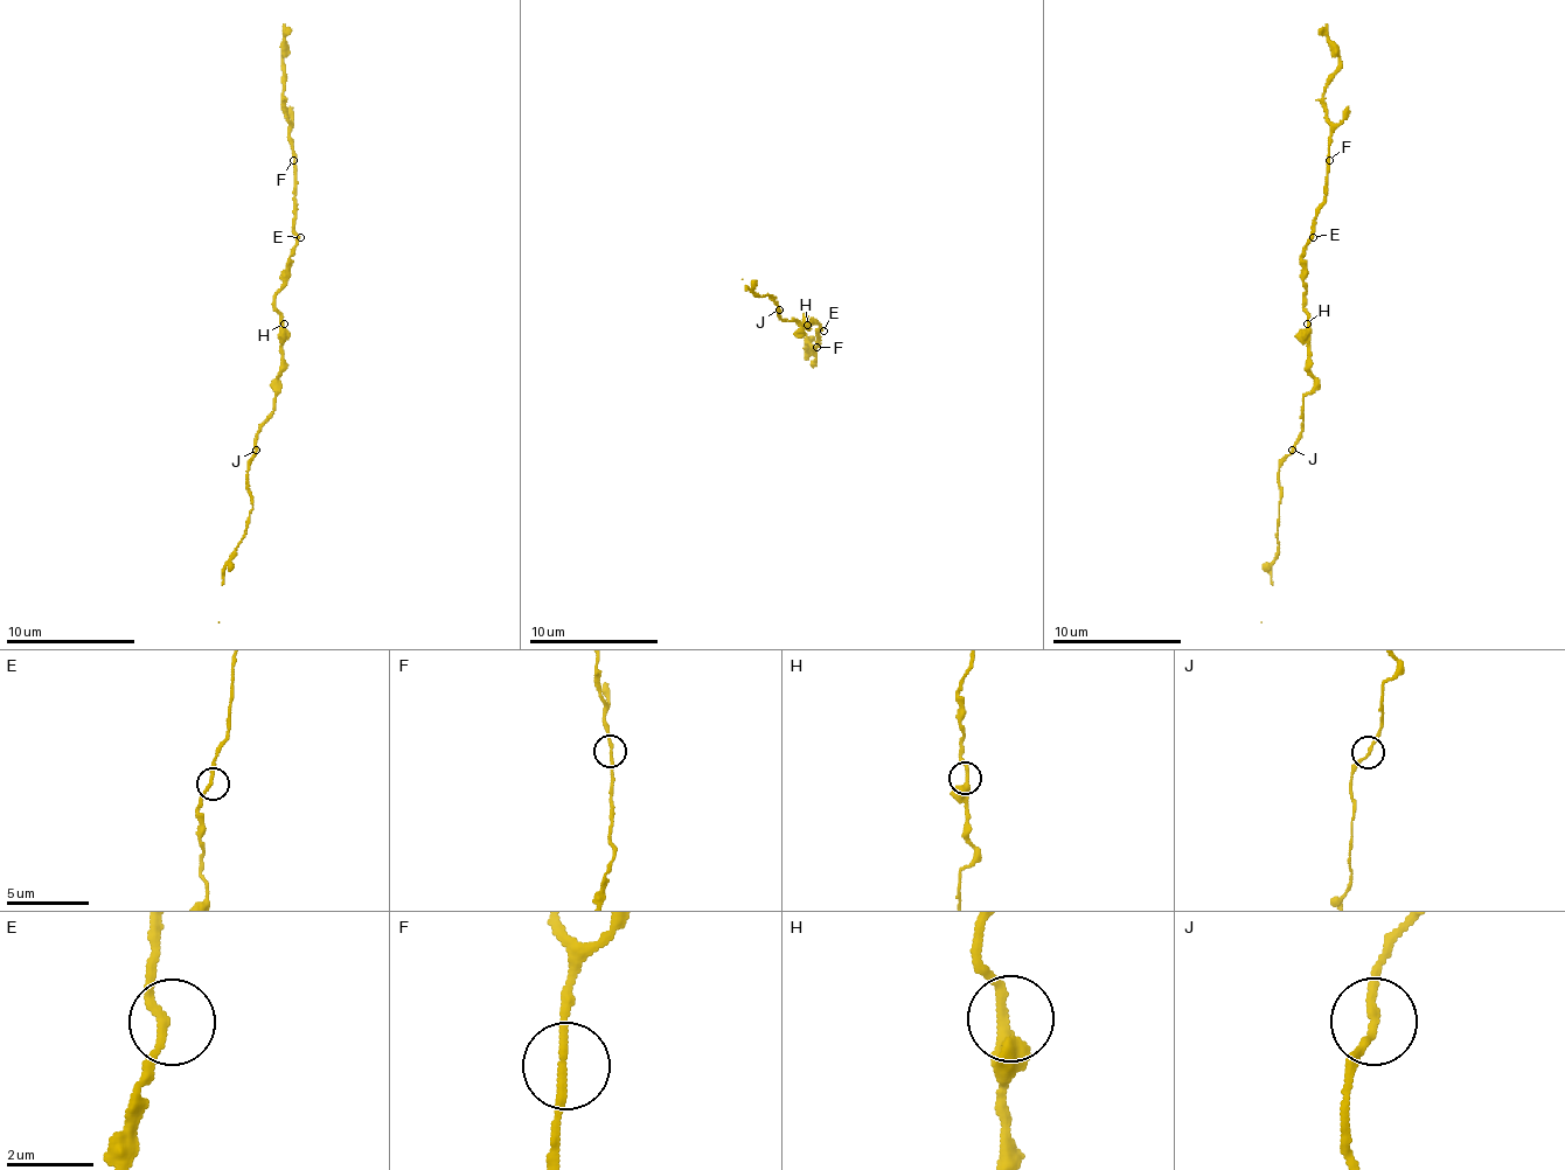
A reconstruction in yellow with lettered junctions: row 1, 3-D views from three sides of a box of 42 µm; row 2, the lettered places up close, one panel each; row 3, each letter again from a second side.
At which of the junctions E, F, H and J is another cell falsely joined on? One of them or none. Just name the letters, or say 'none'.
none

